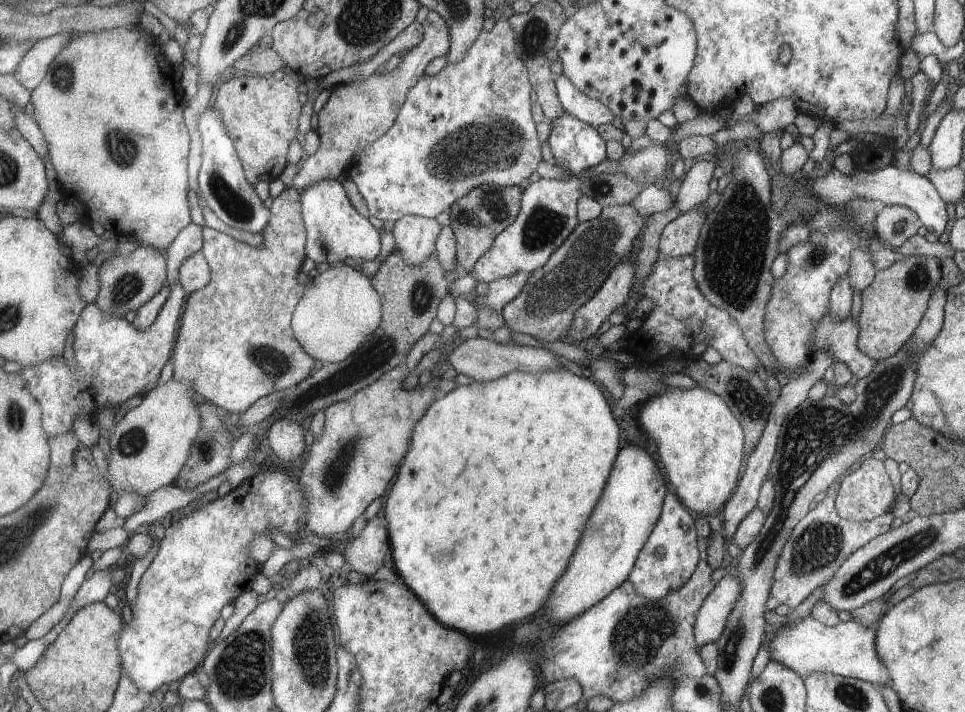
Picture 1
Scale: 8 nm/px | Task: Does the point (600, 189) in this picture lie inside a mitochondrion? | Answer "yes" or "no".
yes

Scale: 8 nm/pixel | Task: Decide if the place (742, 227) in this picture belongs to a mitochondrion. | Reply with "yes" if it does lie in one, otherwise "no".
yes

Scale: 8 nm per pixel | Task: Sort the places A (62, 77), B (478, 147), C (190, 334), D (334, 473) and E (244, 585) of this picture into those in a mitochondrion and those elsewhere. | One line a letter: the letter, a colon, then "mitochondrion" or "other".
A: mitochondrion
B: mitochondrion
C: other
D: mitochondrion
E: other

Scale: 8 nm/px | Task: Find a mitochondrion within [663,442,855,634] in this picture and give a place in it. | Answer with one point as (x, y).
(818, 545)

